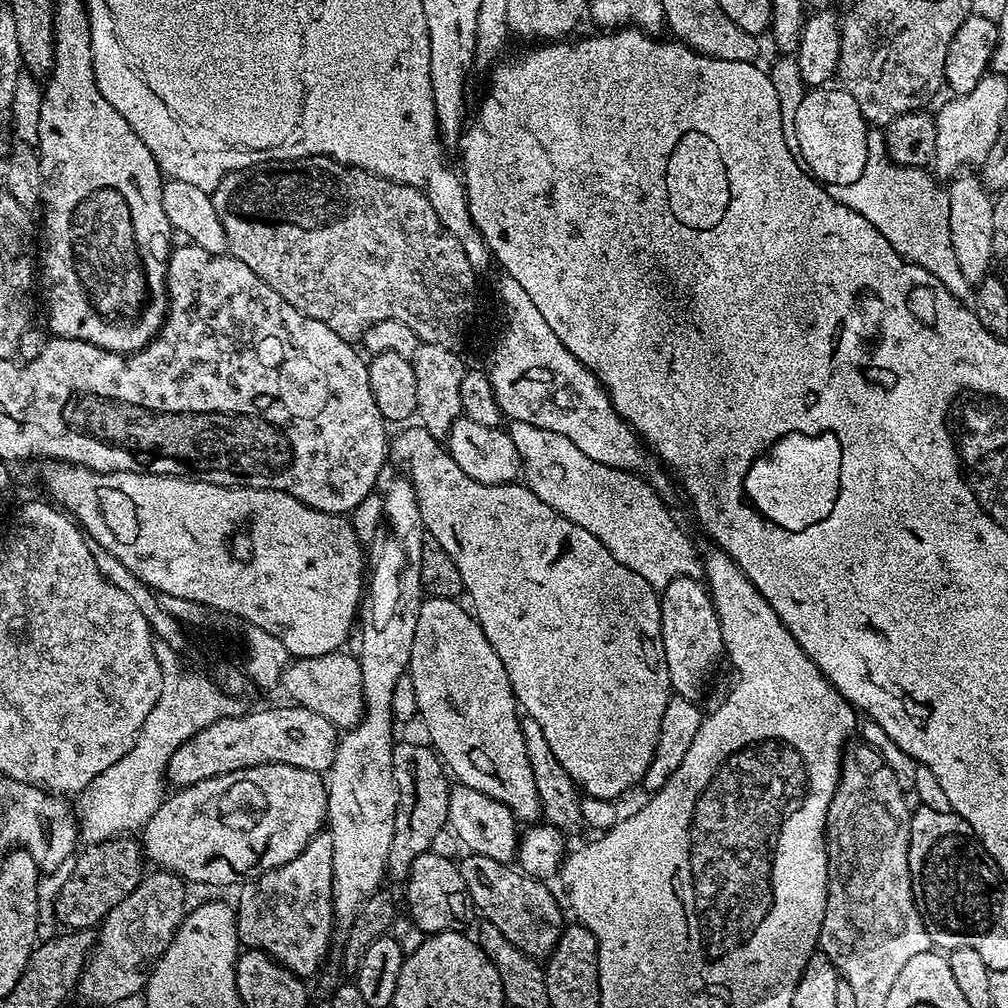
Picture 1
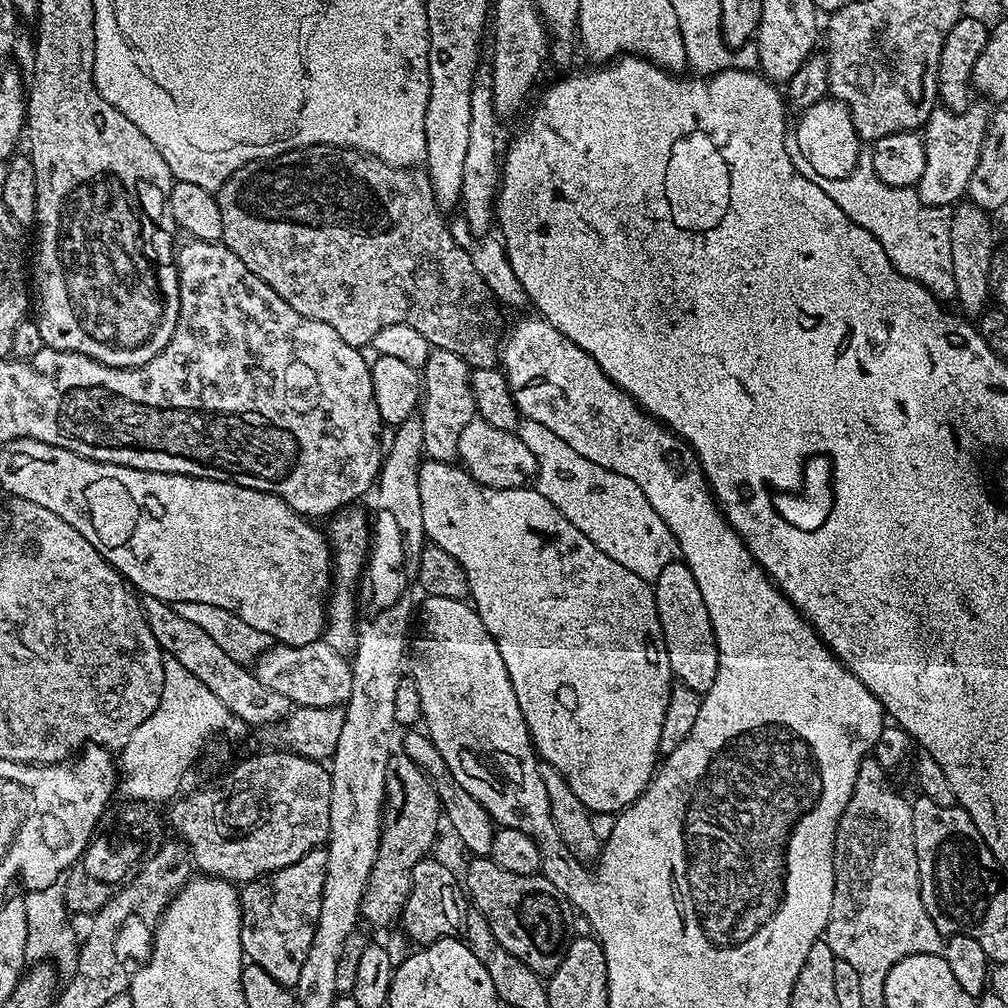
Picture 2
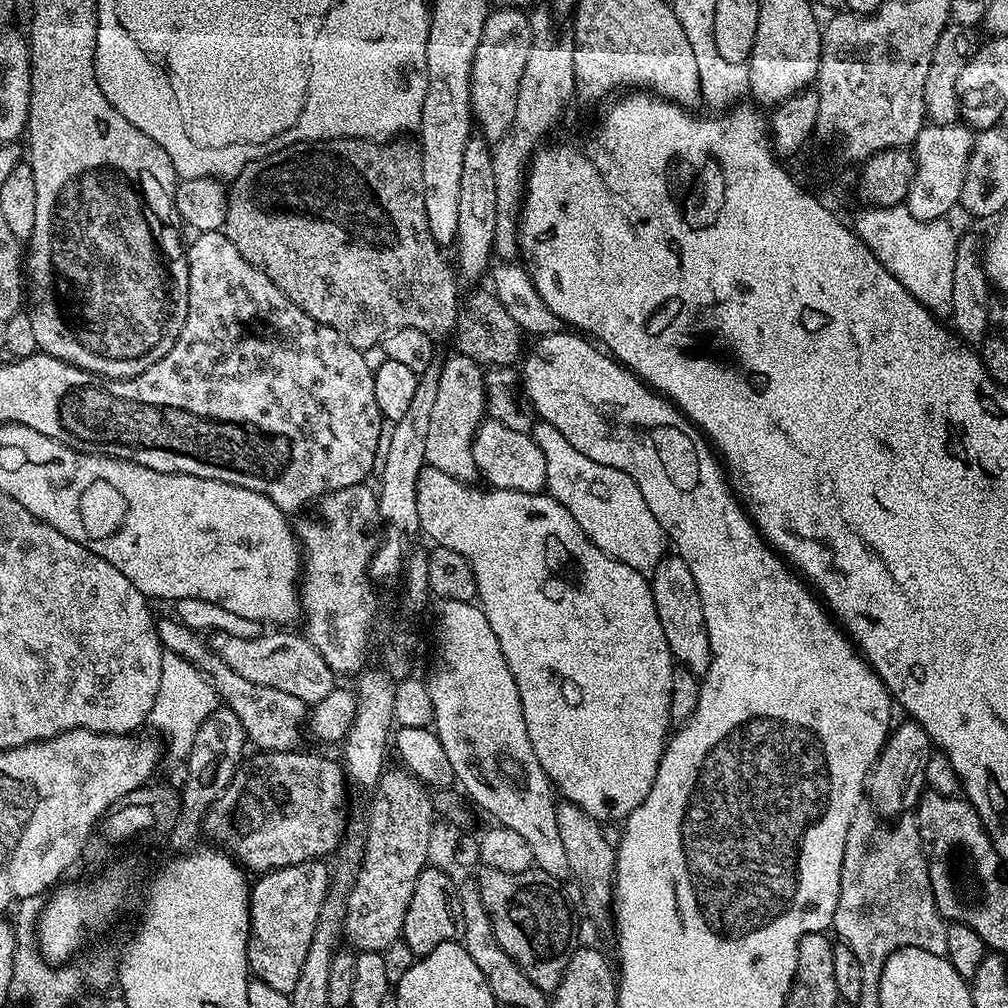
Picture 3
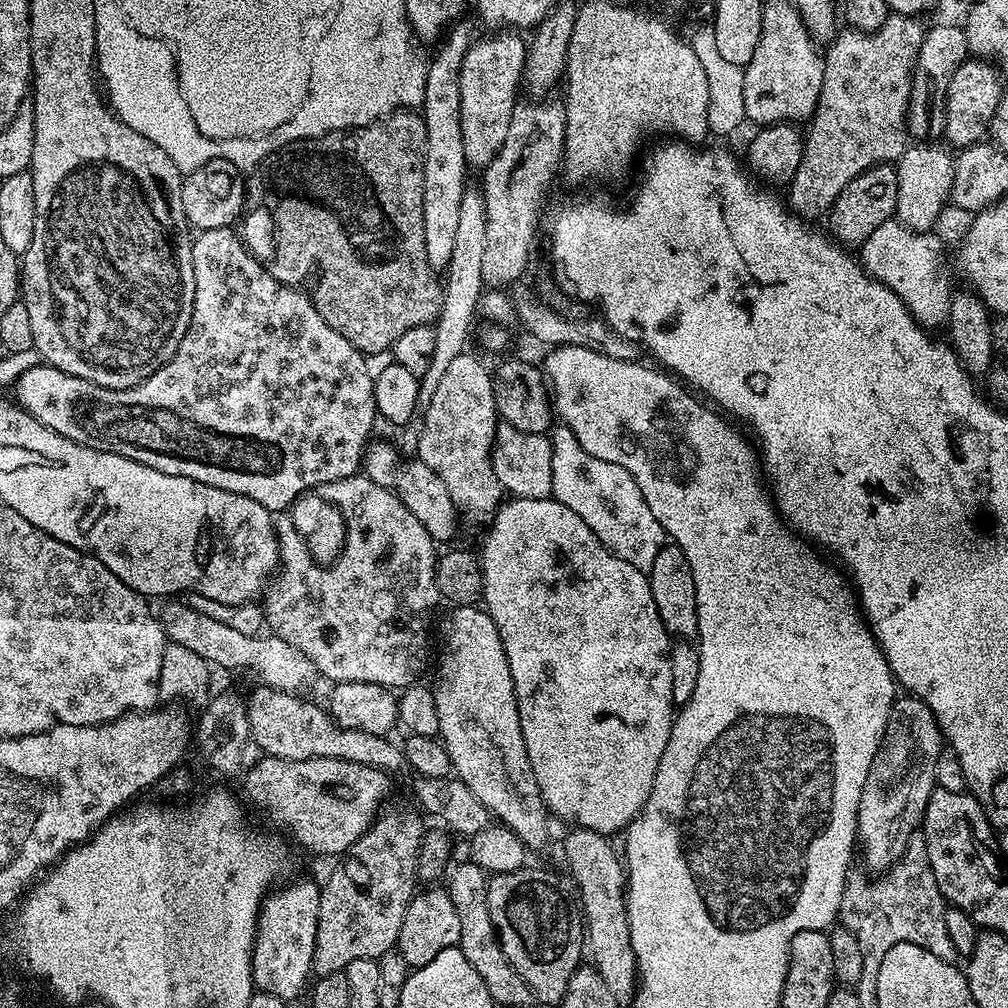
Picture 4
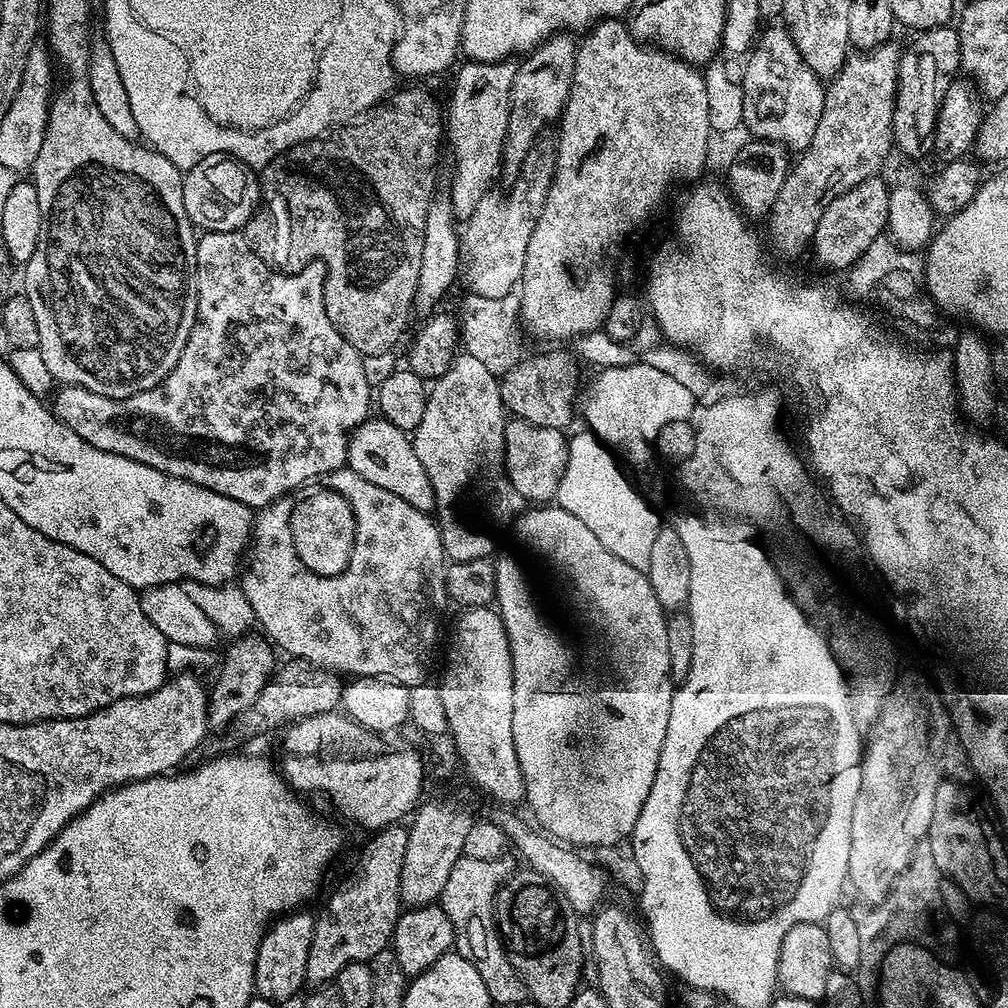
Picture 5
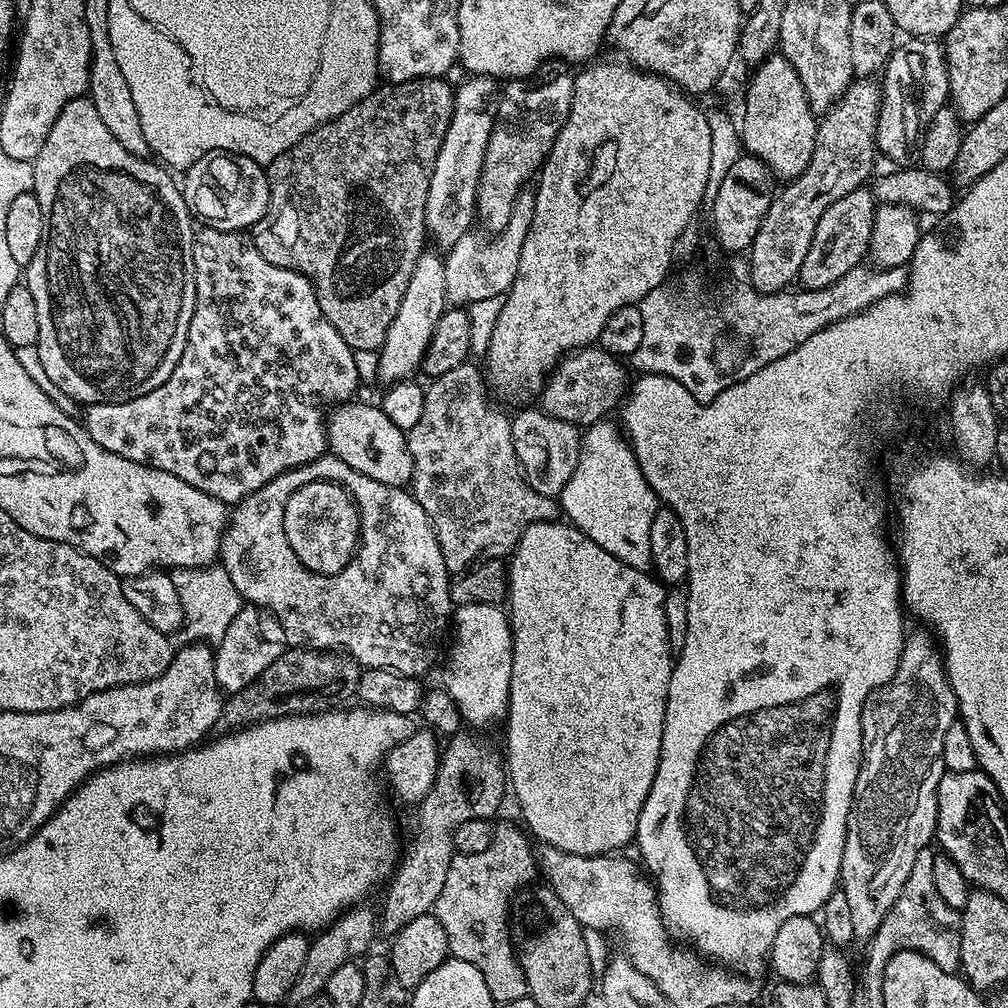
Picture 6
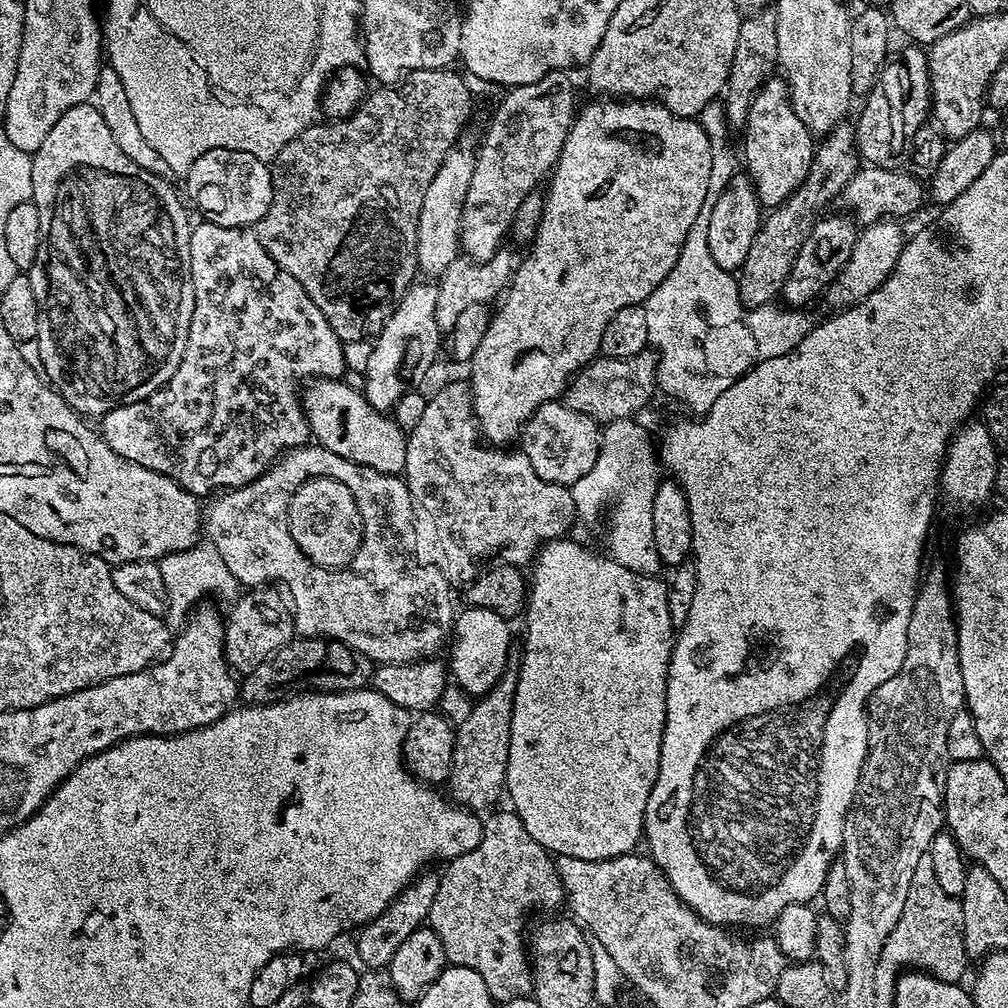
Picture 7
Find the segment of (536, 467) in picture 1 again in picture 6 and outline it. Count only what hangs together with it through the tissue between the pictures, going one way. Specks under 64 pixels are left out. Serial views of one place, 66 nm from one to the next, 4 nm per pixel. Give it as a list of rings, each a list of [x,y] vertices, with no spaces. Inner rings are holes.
[[[605,418],[583,429],[578,466],[560,491],[558,504],[572,527],[598,542],[606,554],[614,554],[631,568],[648,570],[652,567],[650,522],[658,511],[656,492],[646,482],[623,431],[610,421]]]

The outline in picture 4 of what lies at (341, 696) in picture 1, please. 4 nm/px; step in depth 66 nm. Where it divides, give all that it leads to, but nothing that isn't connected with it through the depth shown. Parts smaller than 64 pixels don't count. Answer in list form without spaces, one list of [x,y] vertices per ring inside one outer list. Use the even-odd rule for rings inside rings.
[[[168,602],[164,609],[159,609],[158,619],[164,625],[165,637],[171,643],[178,646],[184,646],[187,650],[192,650],[194,653],[206,661],[209,665],[220,668],[245,668],[248,672],[256,672],[256,676],[261,685],[269,688],[277,688],[283,692],[293,694],[303,693],[303,688],[311,686],[315,680],[318,680],[318,673],[314,662],[310,662],[310,658],[306,658],[306,654],[302,654],[302,650],[294,650],[294,646],[290,646],[290,642],[286,642],[282,638],[271,634],[257,634],[255,636],[247,636],[239,630],[234,630],[234,626],[226,626],[226,622],[218,622],[214,618],[210,618],[206,614],[202,614],[198,610],[192,608],[191,603],[172,604],[176,602]]]

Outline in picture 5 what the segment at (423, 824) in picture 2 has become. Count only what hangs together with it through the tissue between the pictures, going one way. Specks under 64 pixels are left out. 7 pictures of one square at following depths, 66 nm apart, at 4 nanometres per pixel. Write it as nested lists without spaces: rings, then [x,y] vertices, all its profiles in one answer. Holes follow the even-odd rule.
[[[391,824],[382,828],[371,837],[372,841],[360,852],[360,861],[356,869],[333,890],[324,904],[320,916],[315,917],[314,938],[310,938],[310,954],[306,957],[306,981],[312,986],[328,986],[346,966],[363,964],[374,958],[379,951],[387,949],[392,942],[392,931],[402,911],[400,902],[400,879],[402,878],[402,860],[406,858],[408,842],[407,827]]]

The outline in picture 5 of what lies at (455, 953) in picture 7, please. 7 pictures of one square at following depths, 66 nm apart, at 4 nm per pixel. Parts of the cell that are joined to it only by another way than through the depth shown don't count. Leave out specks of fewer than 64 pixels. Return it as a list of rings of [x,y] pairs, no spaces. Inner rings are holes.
[[[463,855],[458,862],[454,862],[446,890],[442,890],[438,901],[446,918],[450,918],[450,926],[454,926],[455,951],[466,958],[466,962],[470,962],[474,970],[478,970],[486,986],[486,994],[490,994],[492,1003],[496,1006],[528,999],[526,986],[514,970],[508,951],[504,949],[500,930],[496,927],[496,895],[513,872],[514,867],[512,868],[508,858],[483,860]]]

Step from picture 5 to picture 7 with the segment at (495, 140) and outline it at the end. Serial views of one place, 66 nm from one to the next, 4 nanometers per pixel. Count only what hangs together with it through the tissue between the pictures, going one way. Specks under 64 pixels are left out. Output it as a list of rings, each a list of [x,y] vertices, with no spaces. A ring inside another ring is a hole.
[[[457,146],[451,148],[438,174],[434,174],[434,182],[426,189],[426,198],[422,198],[422,210],[418,214],[418,222],[414,226],[414,260],[420,263],[425,277],[438,278],[461,255],[460,227],[466,190],[470,190],[470,174],[474,174],[475,151],[470,147]]]

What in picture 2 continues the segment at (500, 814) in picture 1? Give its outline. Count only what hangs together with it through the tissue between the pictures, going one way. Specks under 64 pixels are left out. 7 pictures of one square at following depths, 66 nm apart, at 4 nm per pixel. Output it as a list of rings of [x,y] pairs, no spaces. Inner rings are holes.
[[[408,730],[405,732],[408,733],[404,736],[402,750],[430,778],[431,784],[439,796],[444,815],[450,818],[454,829],[464,841],[469,853],[474,856],[489,855],[496,829],[492,817],[476,799],[467,794],[466,790],[458,784],[457,779],[454,778],[454,774],[451,773],[449,766],[446,764],[446,758],[442,758],[442,754],[438,754],[438,746],[434,746],[434,742],[428,737],[427,731]]]

